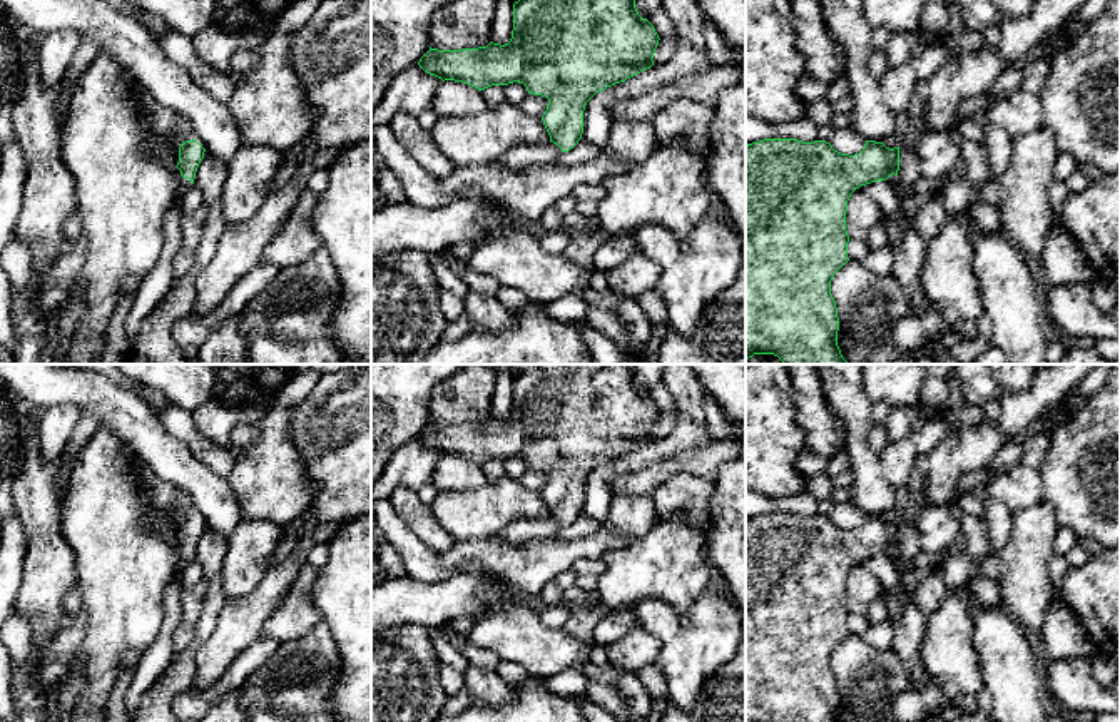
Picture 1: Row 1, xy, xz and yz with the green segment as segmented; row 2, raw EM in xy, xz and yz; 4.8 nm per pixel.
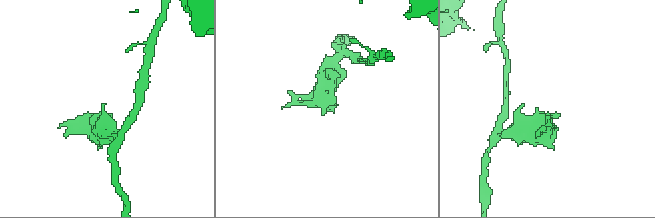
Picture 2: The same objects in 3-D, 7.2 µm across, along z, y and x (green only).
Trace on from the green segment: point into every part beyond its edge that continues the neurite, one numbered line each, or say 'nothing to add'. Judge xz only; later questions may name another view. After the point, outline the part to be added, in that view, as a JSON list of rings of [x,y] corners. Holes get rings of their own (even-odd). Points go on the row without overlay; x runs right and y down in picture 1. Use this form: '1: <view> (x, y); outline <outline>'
1: xz (524, 530); outline [[[553,516],[545,520],[518,520],[507,525],[498,533],[498,540],[508,545],[518,545],[530,540],[557,536],[562,528],[562,523]]]

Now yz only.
1: yz (908, 547); outline [[[901,486],[896,490],[896,513],[901,516],[899,520],[899,560],[911,560],[919,552],[919,535],[916,526],[913,525],[913,518],[908,516],[909,510],[909,491],[908,486]]]

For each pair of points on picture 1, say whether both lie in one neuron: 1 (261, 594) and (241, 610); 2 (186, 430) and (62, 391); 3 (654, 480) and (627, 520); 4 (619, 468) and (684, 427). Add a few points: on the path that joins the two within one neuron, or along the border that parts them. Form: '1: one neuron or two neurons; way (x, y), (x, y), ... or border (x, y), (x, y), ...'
1: one neuron; way (256, 599), (246, 609)
2: two neurons; border (156, 416), (189, 448)
3: two neurons; border (614, 492), (649, 495)
4: one neuron; way (636, 460), (671, 443)

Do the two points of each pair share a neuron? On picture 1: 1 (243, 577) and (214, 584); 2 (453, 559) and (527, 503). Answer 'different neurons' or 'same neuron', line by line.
1: different neurons
2: different neurons

